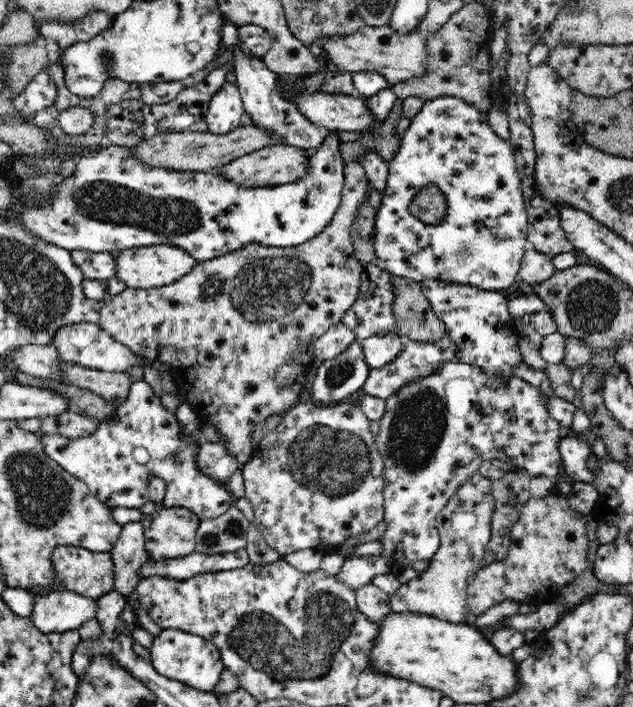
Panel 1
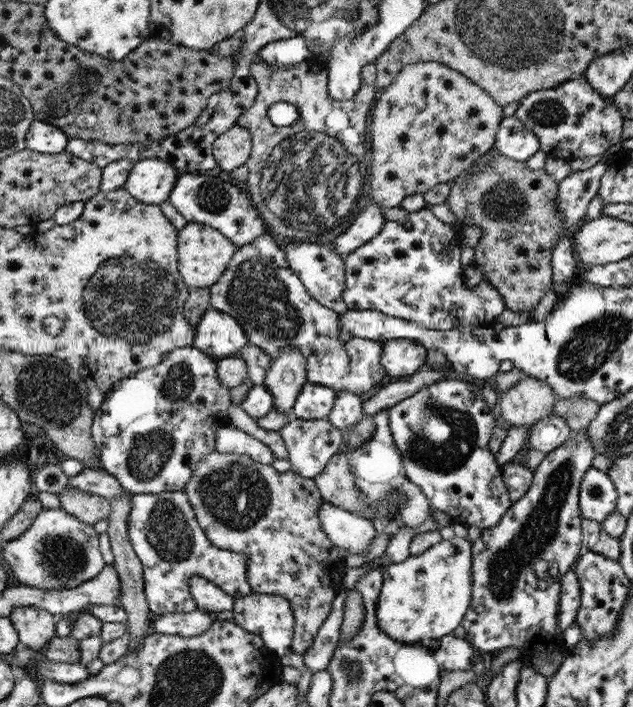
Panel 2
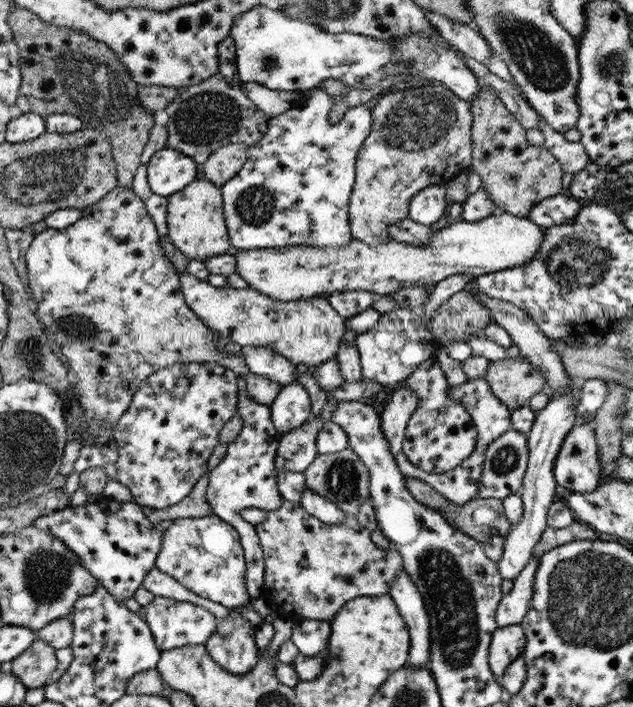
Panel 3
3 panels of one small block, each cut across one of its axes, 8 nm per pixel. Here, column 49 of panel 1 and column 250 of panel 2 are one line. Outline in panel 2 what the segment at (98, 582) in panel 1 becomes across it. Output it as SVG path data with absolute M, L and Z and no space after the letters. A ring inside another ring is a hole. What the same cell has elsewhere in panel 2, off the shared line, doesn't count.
M183 491L162 492L160 494L134 495L133 508L129 516L129 541L134 553L143 567L143 583L146 600L152 615L164 615L172 612L194 612L200 610L200 605L191 590L191 578L201 576L214 583L226 594L235 599L242 598L253 592L249 584L249 558L229 549L218 548L208 540L195 517L193 506Z

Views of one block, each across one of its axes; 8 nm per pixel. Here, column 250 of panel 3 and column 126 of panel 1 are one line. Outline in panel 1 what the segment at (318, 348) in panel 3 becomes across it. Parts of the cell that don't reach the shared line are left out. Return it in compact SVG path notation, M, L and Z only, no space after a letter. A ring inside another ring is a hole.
M353 161L346 164L345 183L343 184L342 196L340 196L340 206L336 215L329 222L328 226L312 237L312 240L304 241L302 244L292 245L284 248L264 246L262 244L248 244L244 248L238 248L224 256L216 257L212 260L199 262L190 272L175 280L172 284L158 288L128 288L122 292L108 297L104 306L99 312L99 327L103 328L114 340L125 344L134 354L143 356L147 362L154 360L162 362L168 368L168 374L172 376L175 387L182 391L185 402L188 403L197 417L210 422L216 427L216 431L222 435L224 449L237 459L240 465L246 464L255 452L256 443L253 439L253 431L266 418L278 416L278 413L290 411L299 402L302 388L306 386L306 376L310 372L310 366L314 362L315 342L322 336L328 328L337 322L341 322L342 316L352 308L356 302L358 292L360 292L360 274L363 264L355 258L355 245L351 239L351 228L356 222L359 212L359 204L368 198L370 186L363 164L360 161Z

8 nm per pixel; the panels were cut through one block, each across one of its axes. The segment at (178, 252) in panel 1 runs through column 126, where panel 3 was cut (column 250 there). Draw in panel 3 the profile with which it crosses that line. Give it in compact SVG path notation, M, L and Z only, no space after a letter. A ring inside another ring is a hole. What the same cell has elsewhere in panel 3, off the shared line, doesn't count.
M509 213L495 214L493 216L484 218L479 222L465 222L465 221L451 221L448 226L443 227L442 229L436 231L431 238L429 244L408 244L407 242L398 242L390 240L389 242L381 242L380 244L366 244L361 240L356 240L353 238L350 244L346 246L337 246L326 247L326 248L314 248L313 246L304 246L301 247L282 247L282 248L271 248L271 249L250 249L250 250L237 250L232 253L236 257L237 262L237 273L248 282L254 290L257 290L261 293L266 293L266 296L271 296L276 300L281 301L293 301L298 299L305 299L308 297L318 297L318 298L327 298L330 295L341 293L341 292L352 292L357 290L365 290L368 292L373 292L378 295L387 295L401 289L402 287L415 287L416 285L423 287L429 287L430 285L436 286L441 280L448 278L452 275L474 275L479 277L482 275L487 275L493 272L503 271L507 268L514 268L517 266L522 266L523 264L529 263L533 256L539 251L540 245L543 241L543 236L546 228L534 224L526 217L512 216Z

